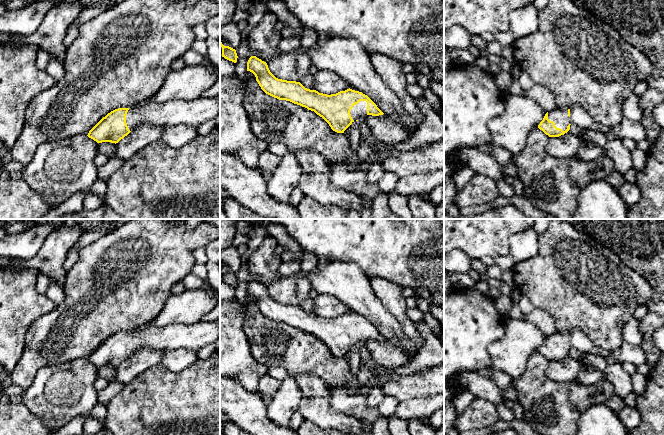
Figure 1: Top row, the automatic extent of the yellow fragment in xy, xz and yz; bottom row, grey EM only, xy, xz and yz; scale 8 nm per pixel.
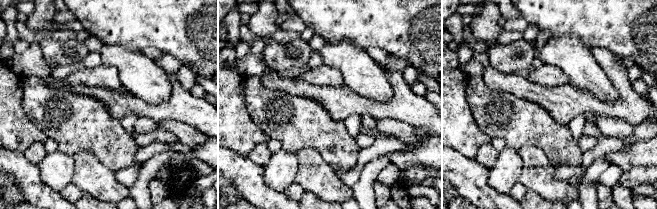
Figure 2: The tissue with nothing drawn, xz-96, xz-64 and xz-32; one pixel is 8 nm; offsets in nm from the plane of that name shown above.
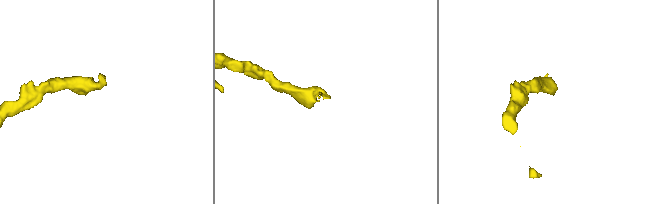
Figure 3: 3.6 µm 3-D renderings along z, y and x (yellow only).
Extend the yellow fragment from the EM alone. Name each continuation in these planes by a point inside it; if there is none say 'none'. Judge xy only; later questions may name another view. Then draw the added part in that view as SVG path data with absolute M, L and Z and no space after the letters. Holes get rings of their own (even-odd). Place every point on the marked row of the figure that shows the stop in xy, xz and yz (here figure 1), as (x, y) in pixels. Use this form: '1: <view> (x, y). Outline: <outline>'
1: xy (194, 112). Outline: M198 97L192 100L171 100L165 103L146 101L143 105L129 108L126 115L128 129L133 131L144 123L160 126L185 124L197 128L220 114L217 97Z

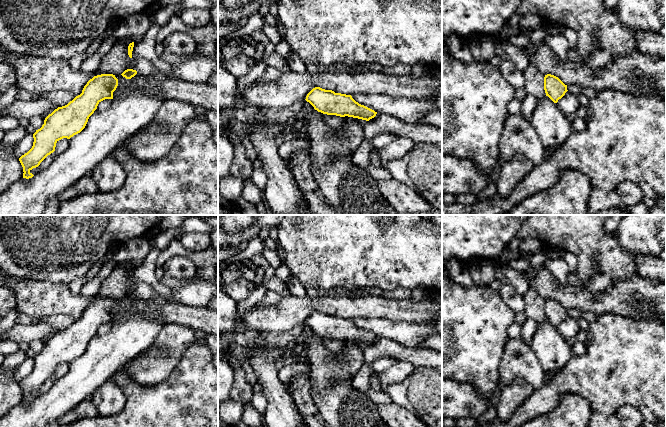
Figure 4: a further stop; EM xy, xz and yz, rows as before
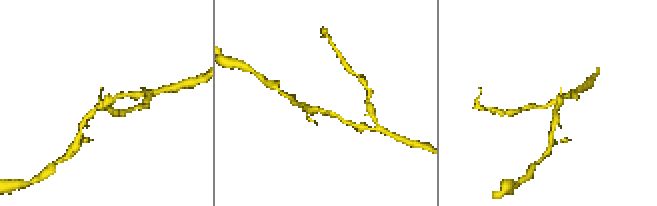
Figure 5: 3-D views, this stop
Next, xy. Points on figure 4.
none

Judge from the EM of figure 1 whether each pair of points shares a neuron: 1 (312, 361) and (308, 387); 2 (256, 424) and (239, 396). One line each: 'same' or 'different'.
1: different
2: same

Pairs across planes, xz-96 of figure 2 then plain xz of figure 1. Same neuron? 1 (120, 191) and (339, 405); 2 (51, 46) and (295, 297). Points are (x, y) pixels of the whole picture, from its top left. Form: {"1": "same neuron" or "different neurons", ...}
{"1": "different neurons", "2": "same neuron"}

